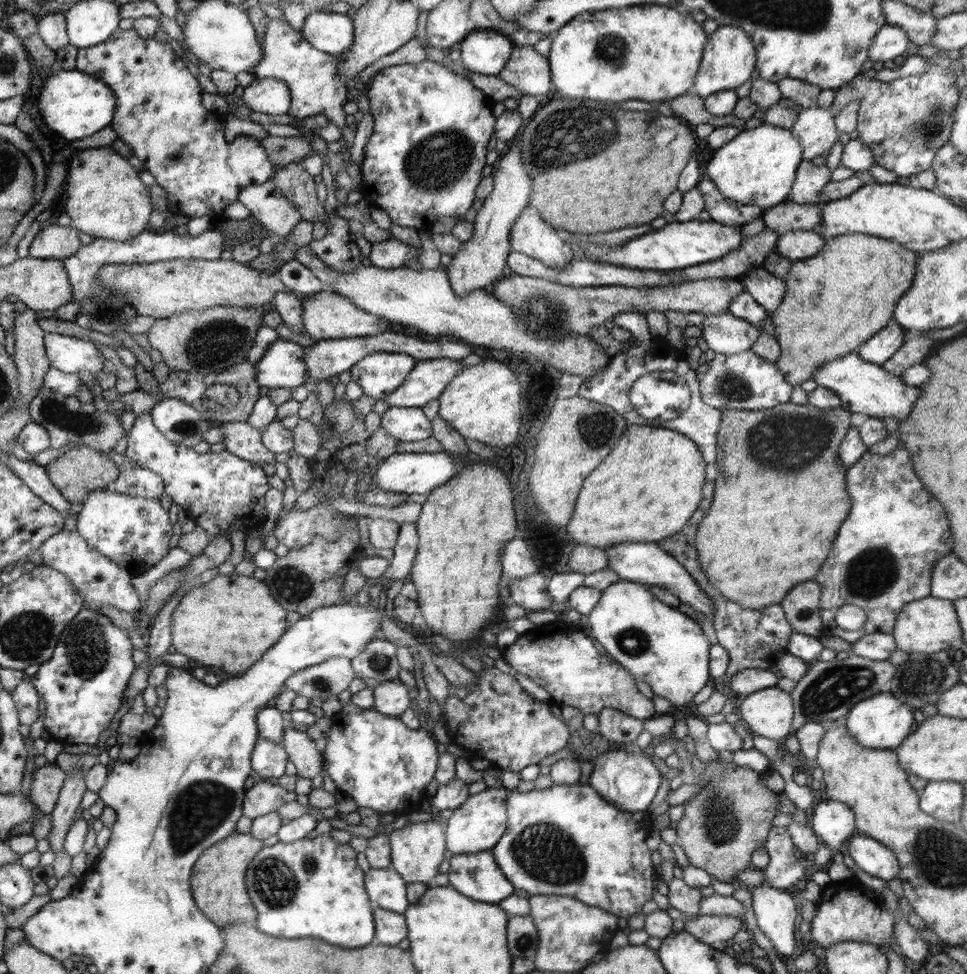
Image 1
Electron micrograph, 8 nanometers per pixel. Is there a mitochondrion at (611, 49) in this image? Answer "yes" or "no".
yes

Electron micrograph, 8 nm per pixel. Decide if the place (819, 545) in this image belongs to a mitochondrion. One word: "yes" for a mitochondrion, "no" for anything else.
no

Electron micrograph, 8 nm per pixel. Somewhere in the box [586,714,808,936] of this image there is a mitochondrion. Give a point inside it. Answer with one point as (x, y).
(720, 823)

